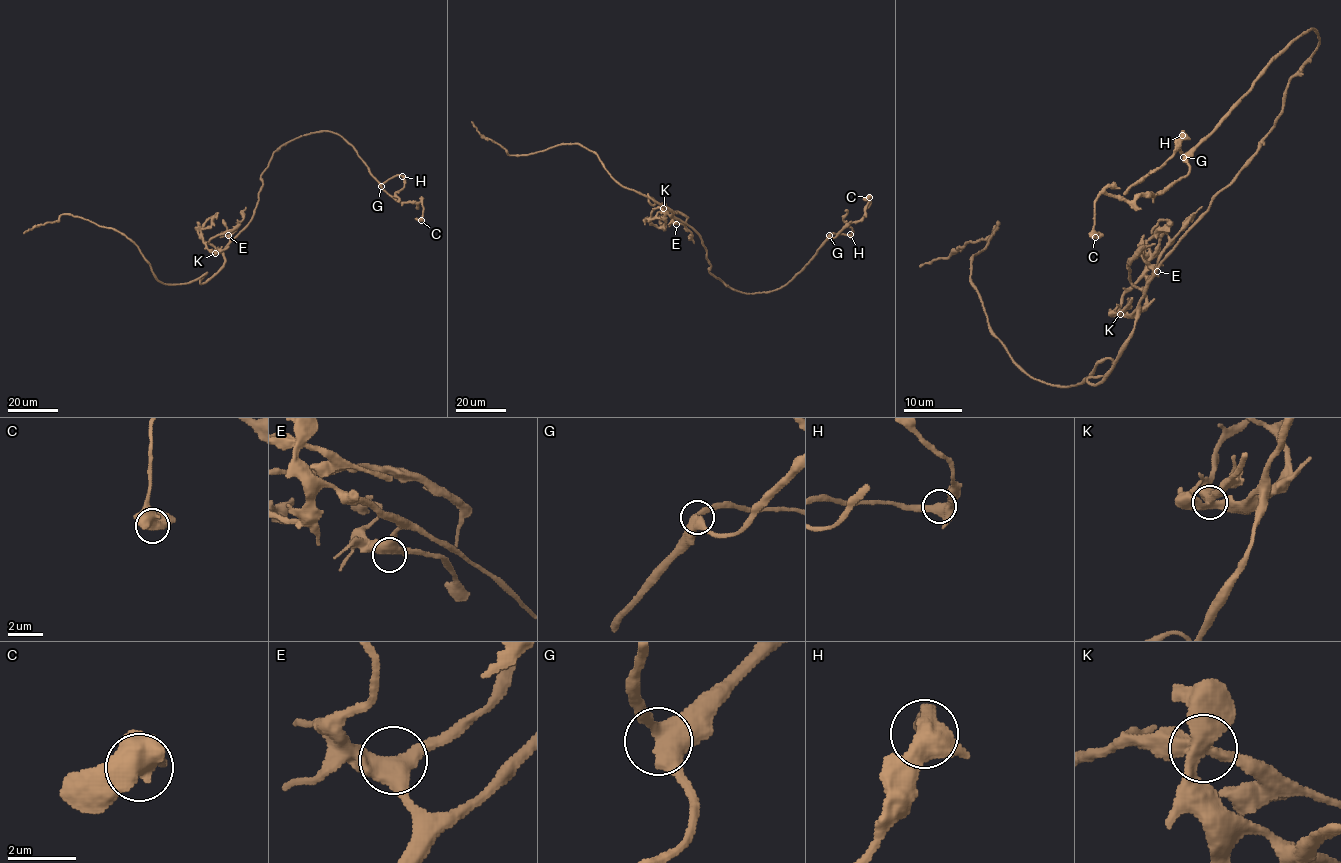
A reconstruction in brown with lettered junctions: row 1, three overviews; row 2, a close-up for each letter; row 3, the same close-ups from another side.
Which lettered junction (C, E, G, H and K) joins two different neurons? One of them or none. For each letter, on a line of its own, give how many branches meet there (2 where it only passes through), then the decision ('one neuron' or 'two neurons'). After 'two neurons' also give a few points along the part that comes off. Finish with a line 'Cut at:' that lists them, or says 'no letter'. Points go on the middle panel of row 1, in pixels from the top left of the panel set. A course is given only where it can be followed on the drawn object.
C: branches 3; one neuron
E: branches 3; one neuron
G: branches 3; one neuron
H: branches 3; one neuron
K: branches 4; two neurons; course (664, 208), (655, 208), (649, 221), (664, 228), (664, 221)
Cut at: K

